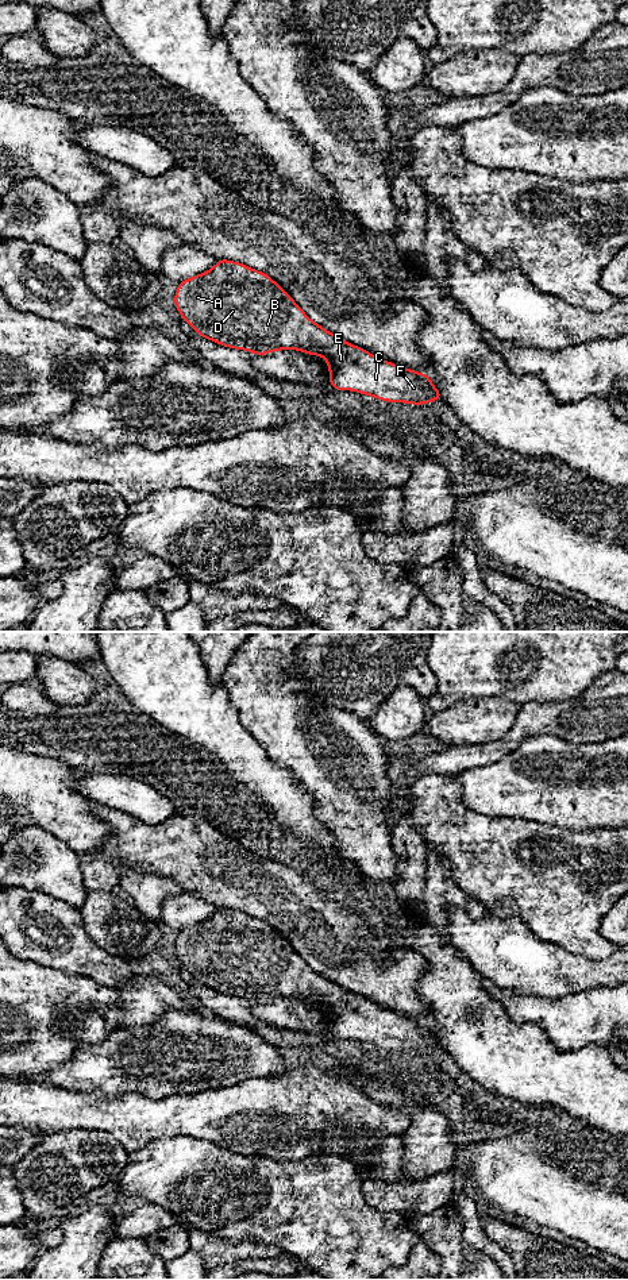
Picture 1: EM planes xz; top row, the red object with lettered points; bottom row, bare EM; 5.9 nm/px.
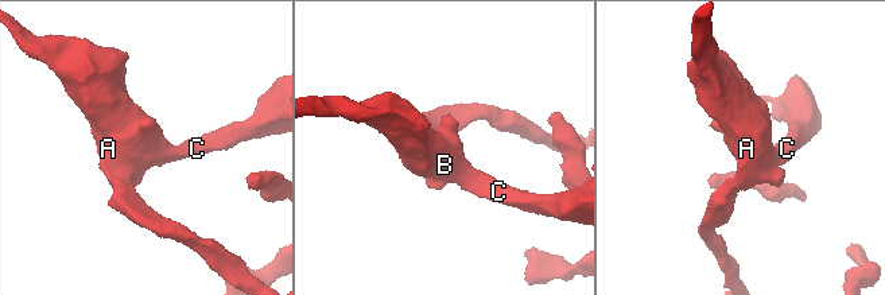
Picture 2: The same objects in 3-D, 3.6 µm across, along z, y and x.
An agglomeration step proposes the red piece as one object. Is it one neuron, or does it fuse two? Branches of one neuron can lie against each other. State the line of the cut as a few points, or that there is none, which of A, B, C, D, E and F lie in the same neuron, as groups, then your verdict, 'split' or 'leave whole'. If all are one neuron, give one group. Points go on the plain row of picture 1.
no cut; A B C D E F; leave whole

